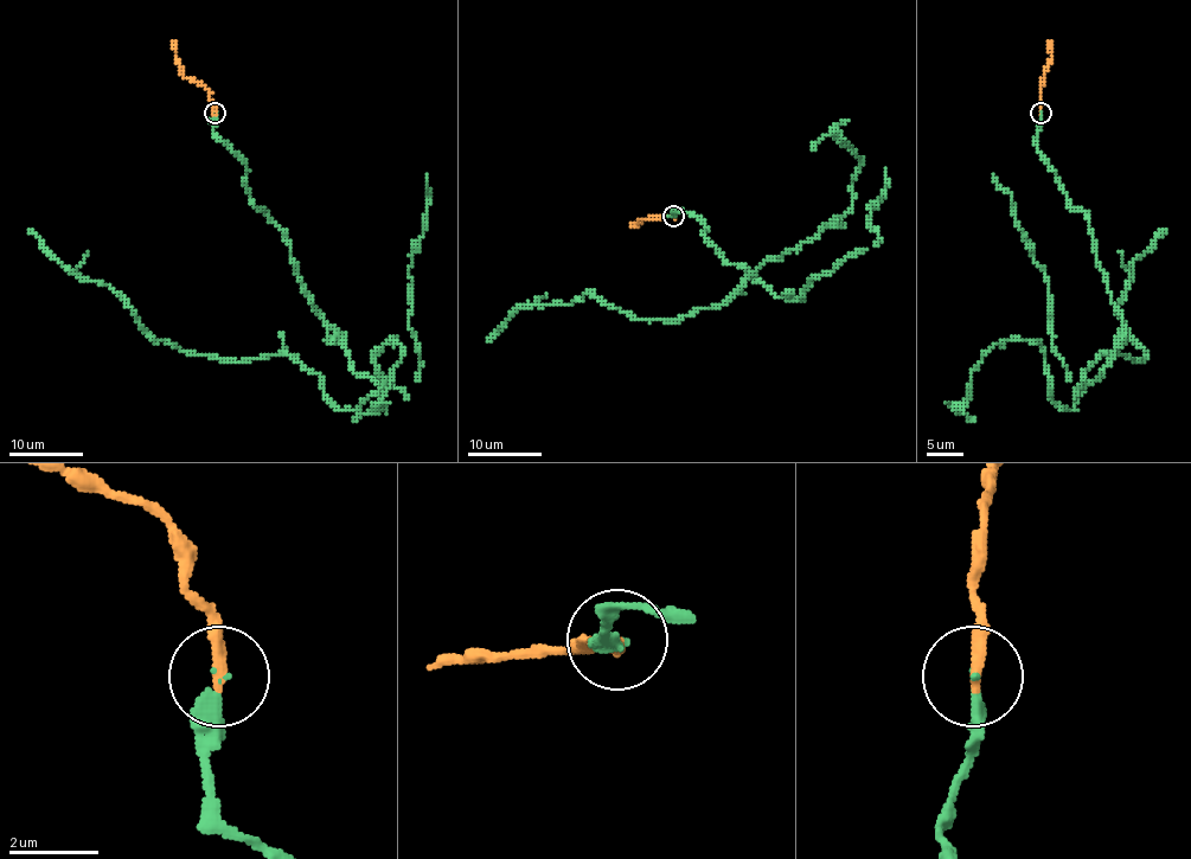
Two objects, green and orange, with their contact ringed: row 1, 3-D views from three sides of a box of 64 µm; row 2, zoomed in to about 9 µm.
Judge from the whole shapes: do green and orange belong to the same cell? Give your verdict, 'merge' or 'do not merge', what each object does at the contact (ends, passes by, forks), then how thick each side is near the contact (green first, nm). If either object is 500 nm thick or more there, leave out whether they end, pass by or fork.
merge; green ends; orange ends; calibres 320 and 300 nm

